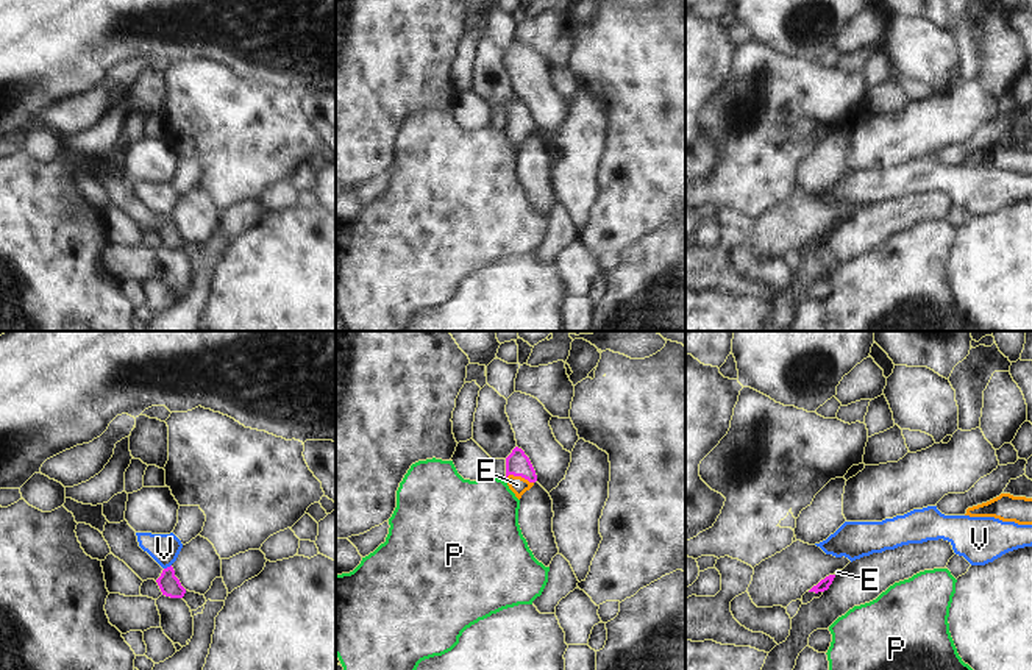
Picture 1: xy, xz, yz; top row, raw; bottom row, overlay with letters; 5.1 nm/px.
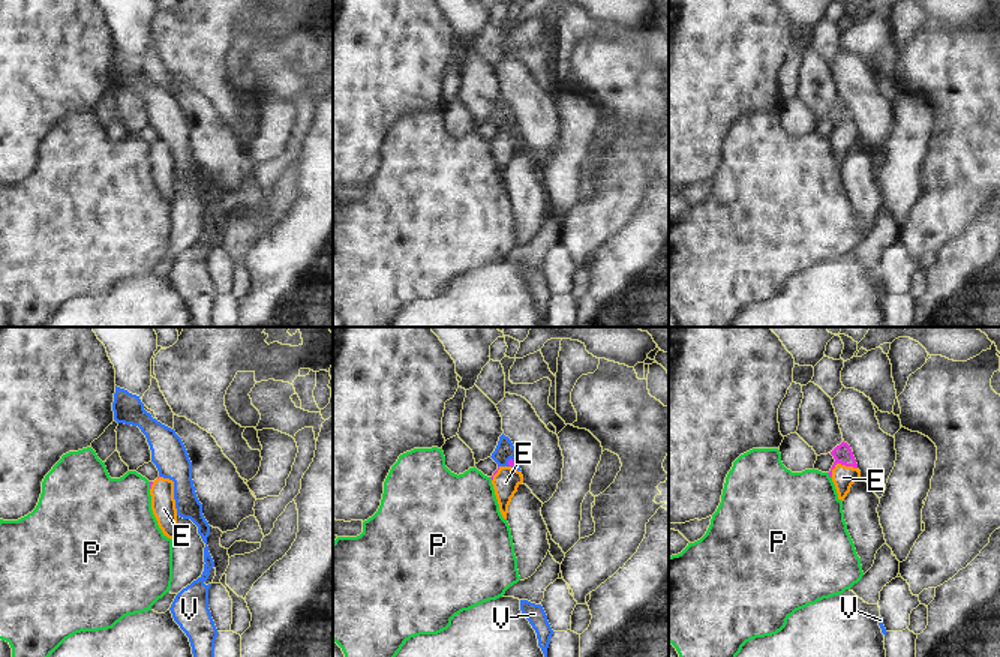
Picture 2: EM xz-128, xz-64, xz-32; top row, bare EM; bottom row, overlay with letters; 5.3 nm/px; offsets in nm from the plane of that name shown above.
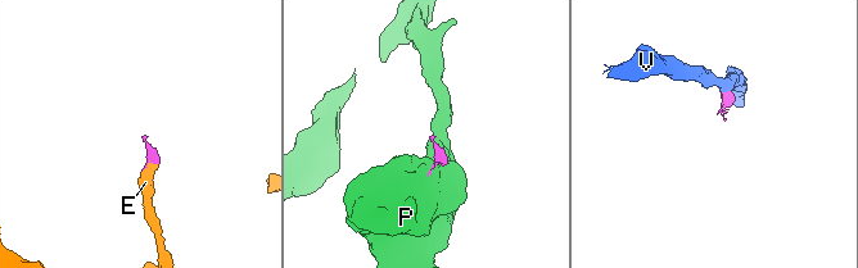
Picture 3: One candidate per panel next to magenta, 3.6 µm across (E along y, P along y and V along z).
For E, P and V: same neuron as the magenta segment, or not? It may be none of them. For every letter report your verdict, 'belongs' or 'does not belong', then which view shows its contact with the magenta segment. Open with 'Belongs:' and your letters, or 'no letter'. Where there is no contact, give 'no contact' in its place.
Belongs: E
E: belongs; meets magenta in xz
P: does not belong; no contact
V: does not belong; meets magenta in xy

